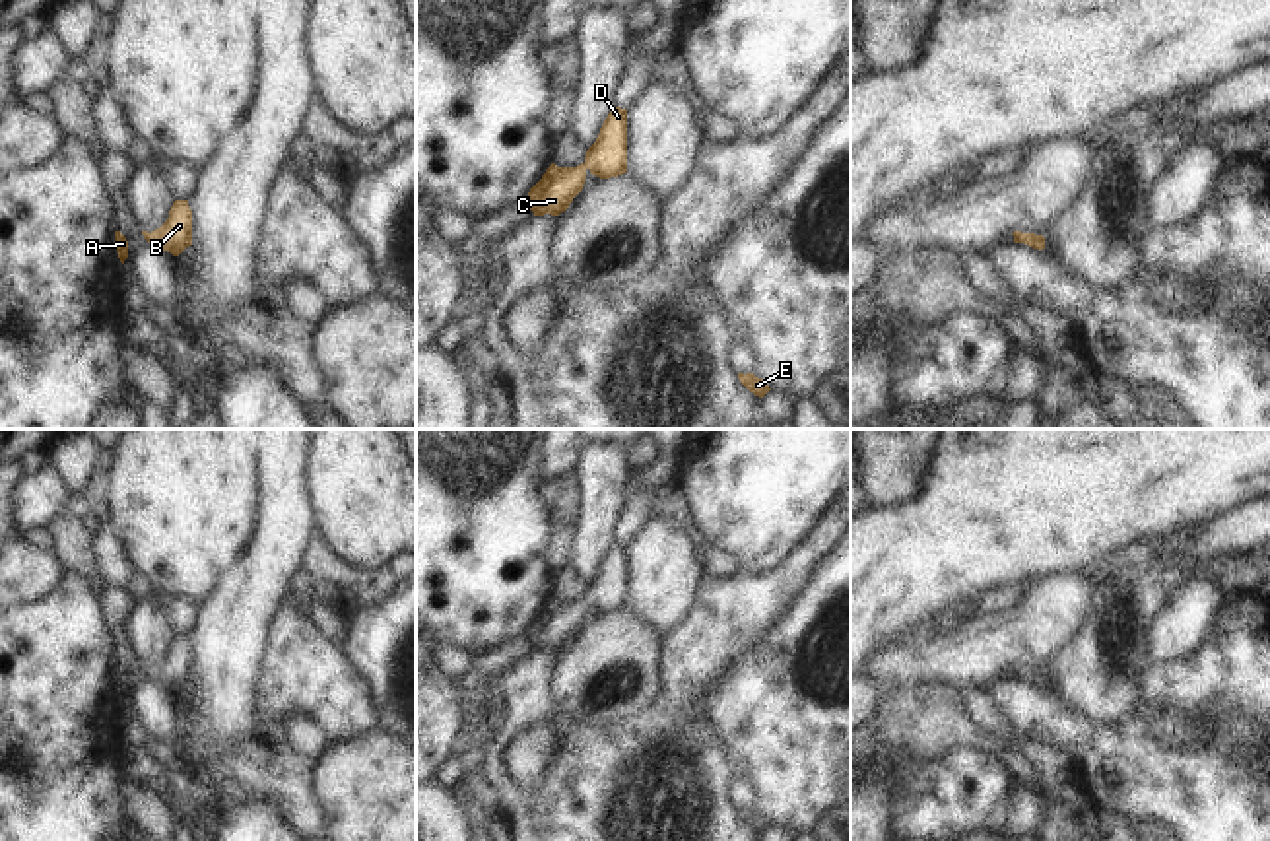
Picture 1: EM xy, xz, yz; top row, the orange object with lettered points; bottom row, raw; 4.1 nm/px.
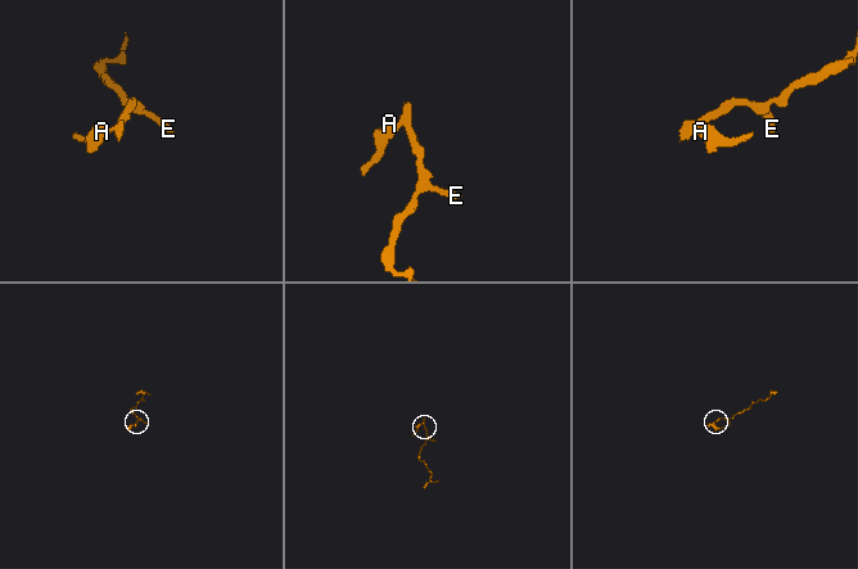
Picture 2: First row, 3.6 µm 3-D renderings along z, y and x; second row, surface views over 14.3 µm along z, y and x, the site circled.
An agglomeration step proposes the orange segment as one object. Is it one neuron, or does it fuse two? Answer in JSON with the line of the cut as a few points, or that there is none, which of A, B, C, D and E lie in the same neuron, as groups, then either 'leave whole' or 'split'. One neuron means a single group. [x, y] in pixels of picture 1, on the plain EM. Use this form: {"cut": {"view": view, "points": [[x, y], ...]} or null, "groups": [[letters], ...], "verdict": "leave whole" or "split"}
{"cut": null, "groups": [["A", "B", "C", "D", "E"]], "verdict": "leave whole"}

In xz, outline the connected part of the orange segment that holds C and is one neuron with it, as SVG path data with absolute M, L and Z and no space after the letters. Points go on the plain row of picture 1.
M614 542L585 596L577 602L551 598L542 614L530 623L526 637L534 651L559 651L583 625L586 608L610 614L627 608L627 544Z

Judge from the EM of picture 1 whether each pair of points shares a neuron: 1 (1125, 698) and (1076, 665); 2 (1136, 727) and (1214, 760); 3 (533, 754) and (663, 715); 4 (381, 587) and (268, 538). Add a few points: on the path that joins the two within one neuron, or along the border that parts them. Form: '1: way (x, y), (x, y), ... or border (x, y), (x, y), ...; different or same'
1: way (1113, 692), (1094, 674), (1088, 674); same
2: way (1152, 748), (1164, 760), (1193, 760); same
3: border (548, 725), (548, 770), (538, 781), (525, 787); different
4: border (315, 531), (309, 537), (300, 570); different

